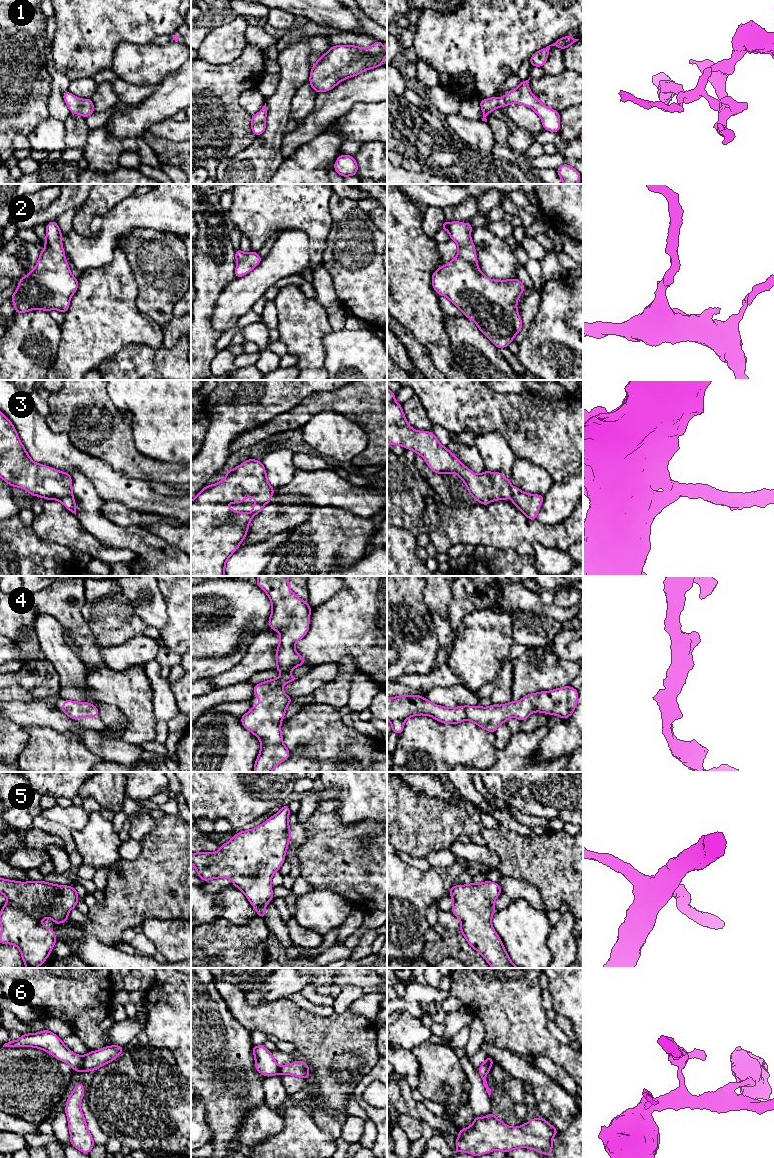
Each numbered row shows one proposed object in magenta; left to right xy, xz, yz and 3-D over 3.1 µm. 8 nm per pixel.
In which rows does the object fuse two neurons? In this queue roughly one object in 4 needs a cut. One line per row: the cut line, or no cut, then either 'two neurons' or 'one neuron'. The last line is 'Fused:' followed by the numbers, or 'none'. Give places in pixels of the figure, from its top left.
1: no cut; one neuron
2: no cut; one neuron
3: no cut; one neuron
4: no cut; one neuron
5: no cut; one neuron
6: cut in xy along (83, 1057), (83, 1066), (79, 1071); two neurons
Fused: 6

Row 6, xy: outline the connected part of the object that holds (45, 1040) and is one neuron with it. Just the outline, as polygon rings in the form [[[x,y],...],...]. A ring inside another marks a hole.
[[[49,1030],[23,1034],[17,1041],[10,1040],[3,1047],[35,1047],[69,1064],[74,1071],[80,1072],[83,1067],[83,1057],[73,1053],[64,1045],[62,1039]]]

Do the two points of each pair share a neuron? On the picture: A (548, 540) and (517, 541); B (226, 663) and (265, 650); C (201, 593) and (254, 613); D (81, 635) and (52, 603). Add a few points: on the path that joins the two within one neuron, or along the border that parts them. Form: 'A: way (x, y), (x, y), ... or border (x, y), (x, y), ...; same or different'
A: way (540, 536), (525, 536); same
B: border (254, 638), (244, 655), (235, 664), (222, 672); different
C: way (214, 602), (219, 607), (241, 607); same
D: way (76, 627), (60, 611); same

